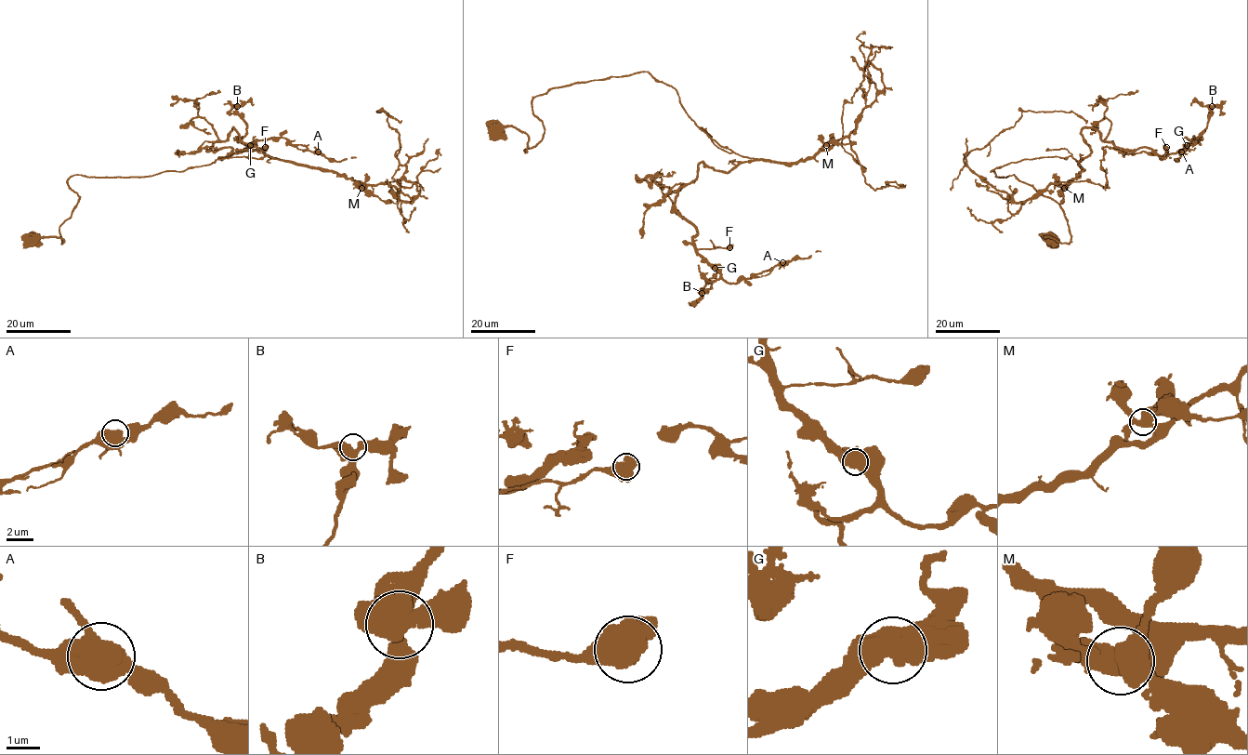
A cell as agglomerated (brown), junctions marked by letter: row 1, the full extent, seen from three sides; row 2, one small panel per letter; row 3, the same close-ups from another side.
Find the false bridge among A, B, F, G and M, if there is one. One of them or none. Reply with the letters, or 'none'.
M

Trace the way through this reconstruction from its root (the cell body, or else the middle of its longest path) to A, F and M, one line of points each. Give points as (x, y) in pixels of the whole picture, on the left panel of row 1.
A: (30, 240), (63, 242), (74, 175), (289, 161), (233, 127), (213, 152), (285, 138), (318, 152)
F: (30, 240), (63, 242), (74, 175), (289, 161), (234, 127), (210, 149), (265, 147)
M: (30, 240), (63, 242), (59, 226), (79, 199), (67, 184), (74, 175), (145, 177), (269, 156), (361, 188)

